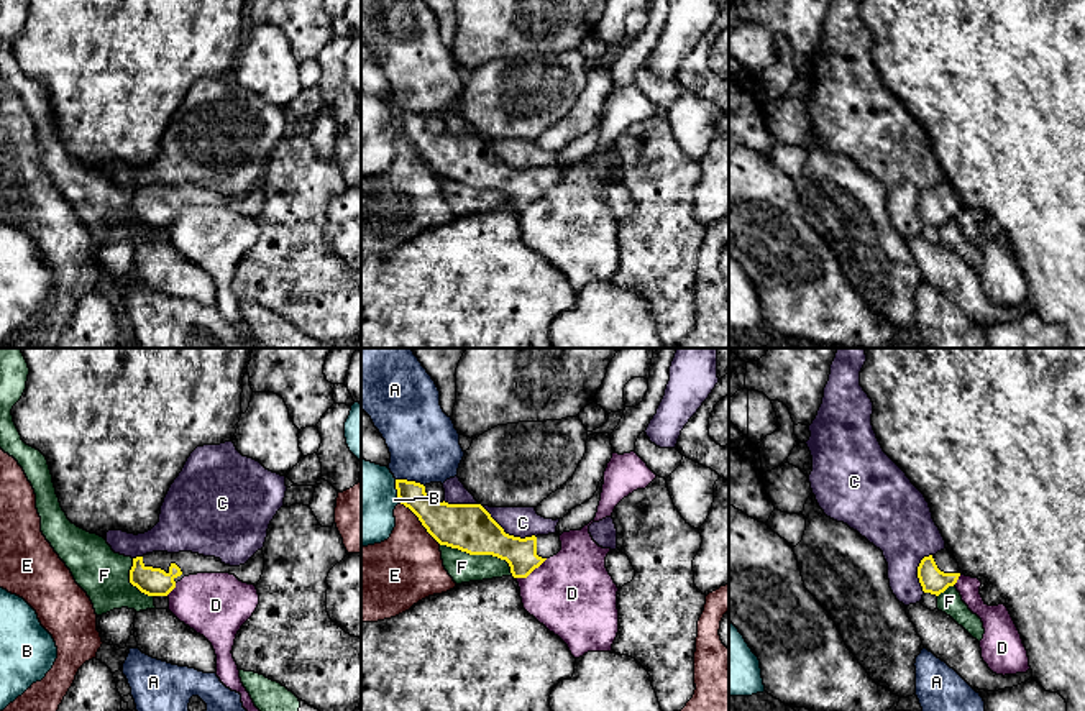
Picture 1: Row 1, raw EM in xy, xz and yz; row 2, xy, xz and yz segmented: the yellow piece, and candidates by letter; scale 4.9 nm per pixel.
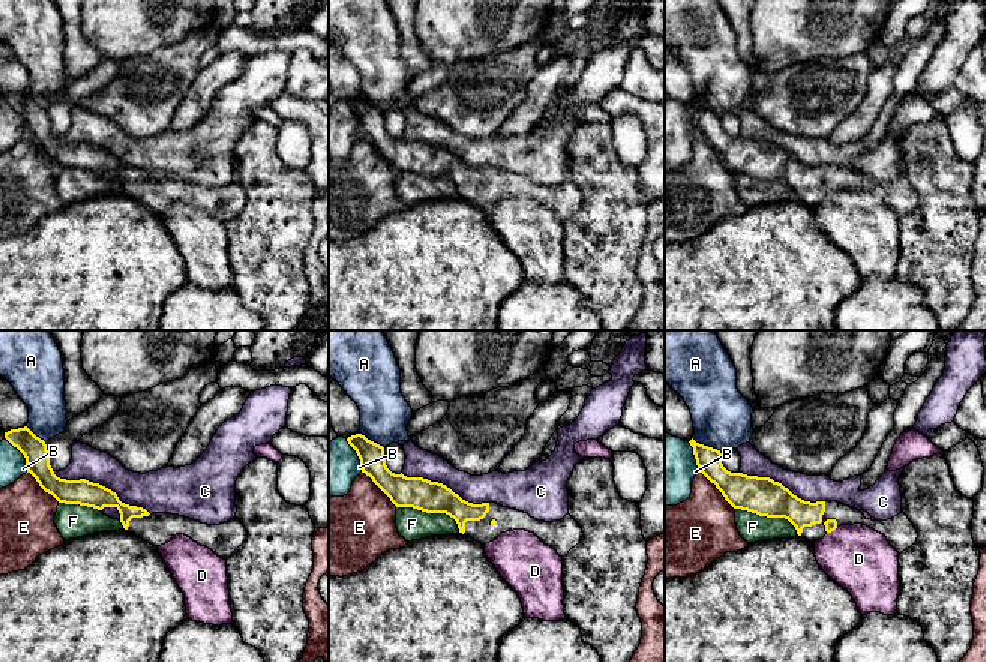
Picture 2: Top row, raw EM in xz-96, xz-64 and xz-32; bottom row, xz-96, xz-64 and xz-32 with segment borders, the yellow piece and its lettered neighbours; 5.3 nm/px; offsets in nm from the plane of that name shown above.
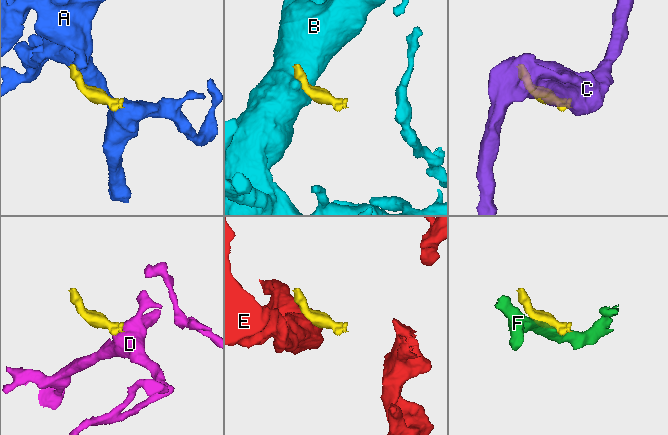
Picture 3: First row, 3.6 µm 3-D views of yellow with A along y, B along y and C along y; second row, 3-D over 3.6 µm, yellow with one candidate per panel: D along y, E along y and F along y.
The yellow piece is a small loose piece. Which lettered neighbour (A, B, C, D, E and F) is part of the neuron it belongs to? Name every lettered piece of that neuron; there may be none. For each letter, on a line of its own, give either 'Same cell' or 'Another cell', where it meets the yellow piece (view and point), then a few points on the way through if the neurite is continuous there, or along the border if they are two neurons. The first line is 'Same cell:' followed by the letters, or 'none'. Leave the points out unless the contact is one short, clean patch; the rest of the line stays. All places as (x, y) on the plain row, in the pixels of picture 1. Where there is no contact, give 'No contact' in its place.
Same cell: none
A: Another cell. Touches yellow at xz (411, 114)
B: Another cell. Touches yellow at xz (398, 123). Boundary: xz (394, 112), (399, 133)
C: Another cell. Touches yellow at xz (508, 166)
D: Another cell. Touches yellow at xz (531, 204). Boundary: xz (547, 191), (526, 209), (516, 211)
E: Another cell. Touches yellow at xz (421, 153). Boundary: xz (399, 133), (440, 176)
F: Another cell. Touches yellow at xz (480, 186)

